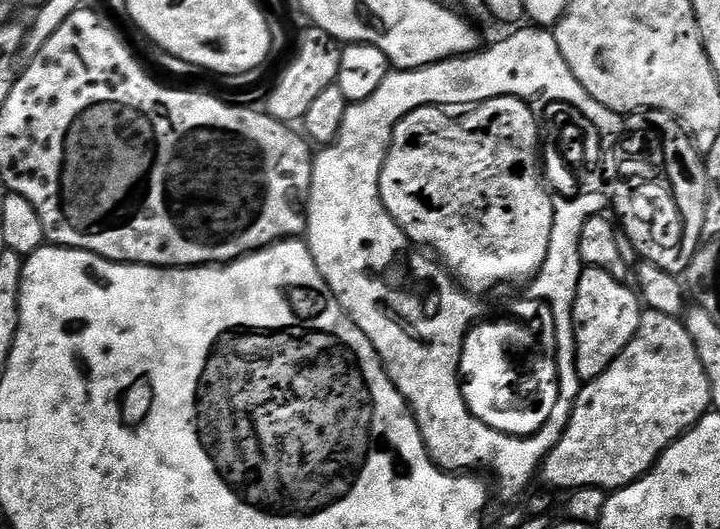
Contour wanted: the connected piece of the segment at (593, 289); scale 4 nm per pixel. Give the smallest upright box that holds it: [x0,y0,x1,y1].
[572,267,642,382]

